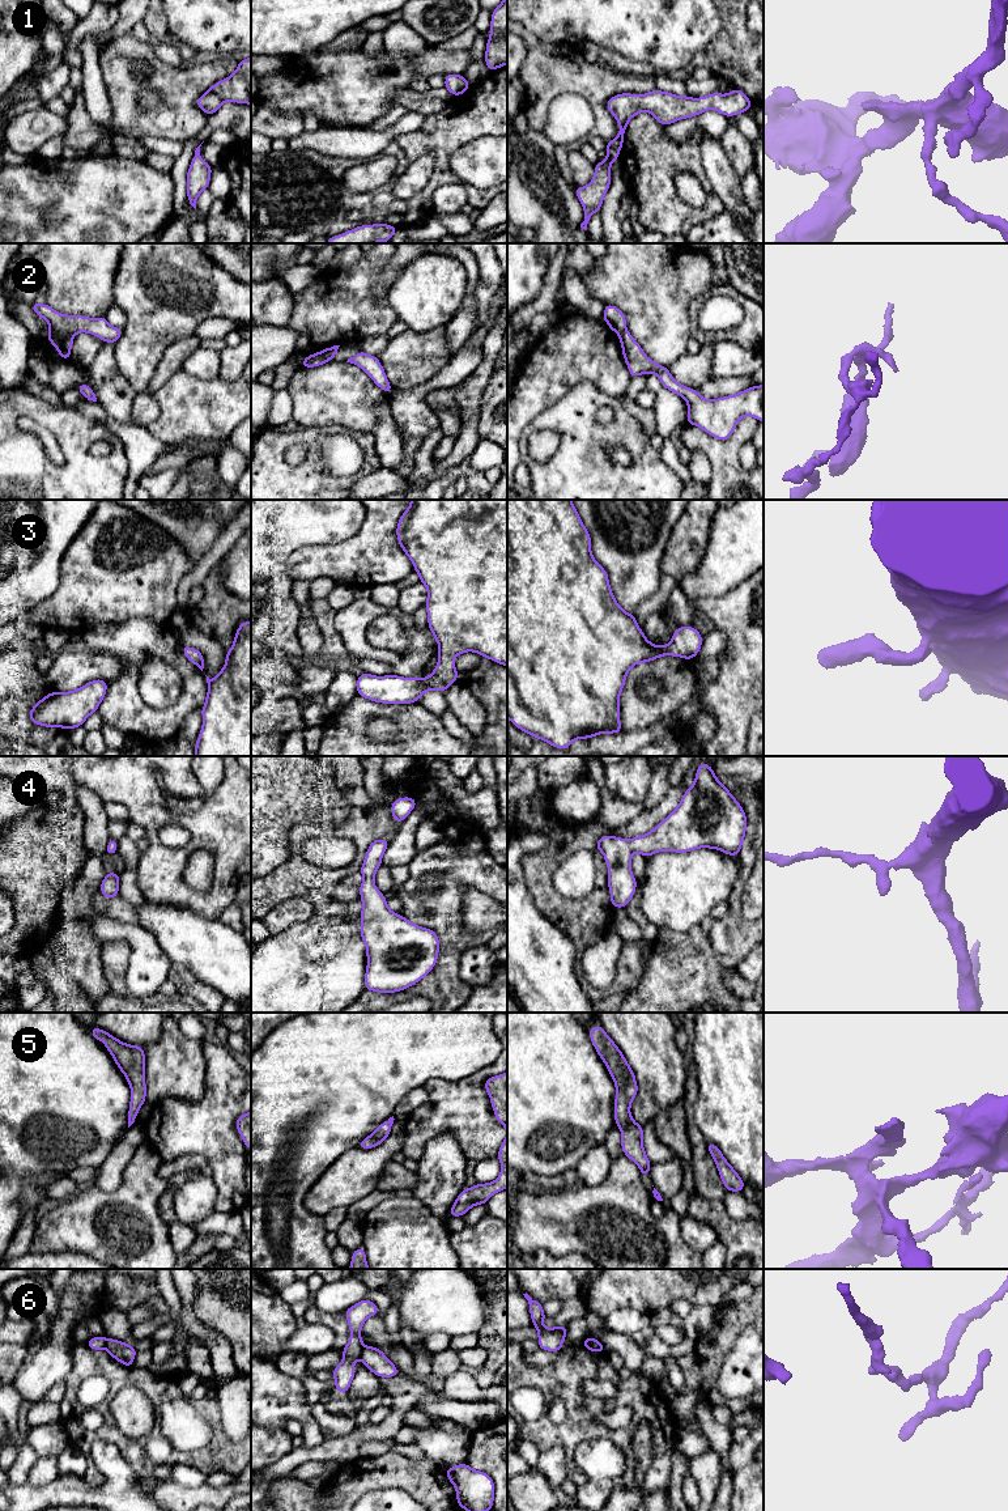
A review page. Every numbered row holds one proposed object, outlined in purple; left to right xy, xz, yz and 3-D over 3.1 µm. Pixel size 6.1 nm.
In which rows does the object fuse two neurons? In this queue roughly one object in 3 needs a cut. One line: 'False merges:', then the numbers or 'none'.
False merges: 2, 6

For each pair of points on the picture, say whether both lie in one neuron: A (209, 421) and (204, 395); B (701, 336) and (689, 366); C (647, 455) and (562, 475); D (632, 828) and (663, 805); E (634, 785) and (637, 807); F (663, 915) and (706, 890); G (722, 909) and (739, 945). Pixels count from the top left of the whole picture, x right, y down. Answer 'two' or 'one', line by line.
A: one
B: two
C: one
D: one
E: two
F: one
G: two

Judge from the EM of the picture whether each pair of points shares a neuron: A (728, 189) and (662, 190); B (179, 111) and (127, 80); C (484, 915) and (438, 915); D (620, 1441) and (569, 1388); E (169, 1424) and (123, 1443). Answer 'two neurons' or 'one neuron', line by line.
A: two neurons
B: one neuron
C: two neurons
D: one neuron
E: two neurons

